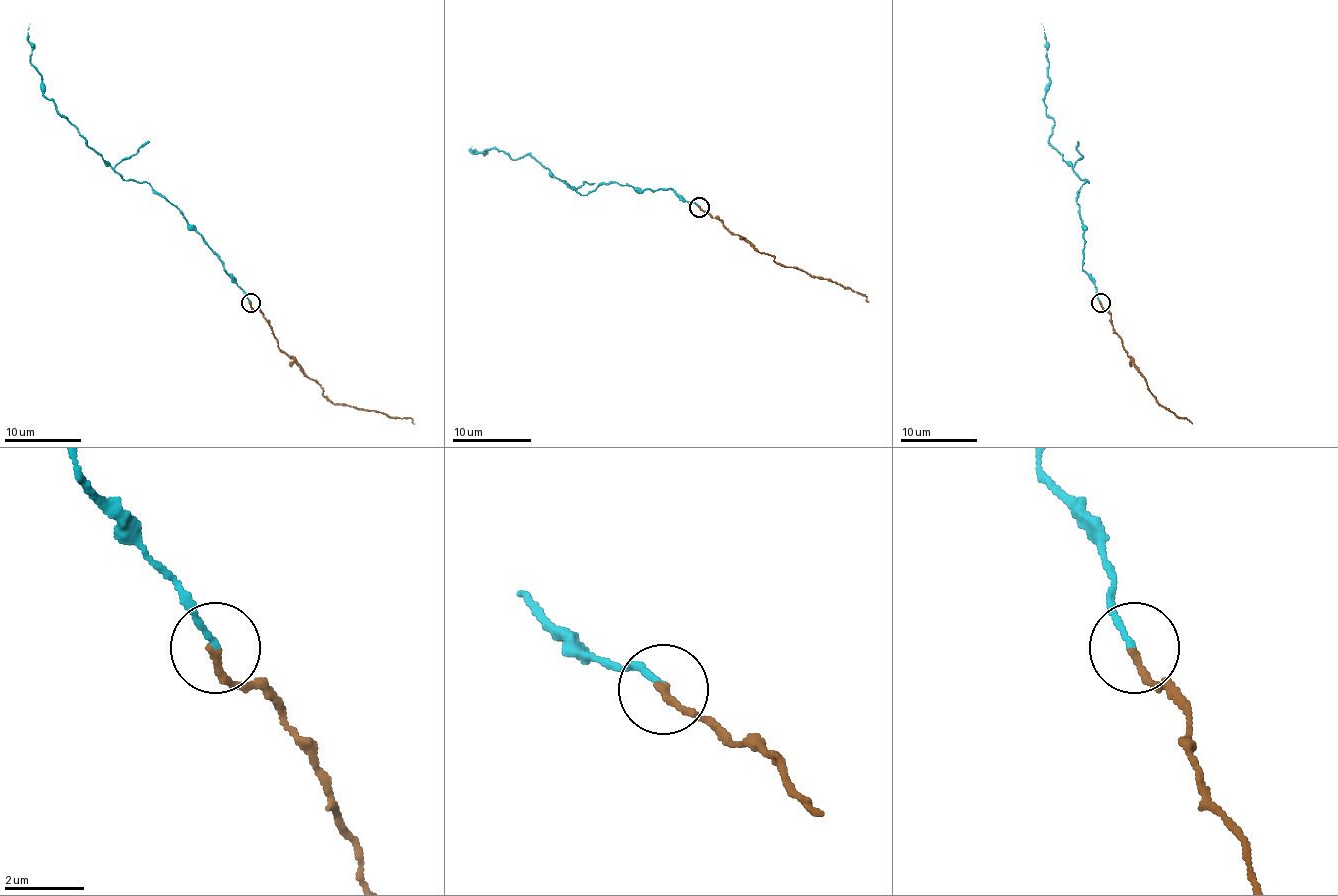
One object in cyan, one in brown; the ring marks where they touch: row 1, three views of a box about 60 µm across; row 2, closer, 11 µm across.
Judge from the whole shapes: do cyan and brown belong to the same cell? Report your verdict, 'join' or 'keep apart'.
keep apart

